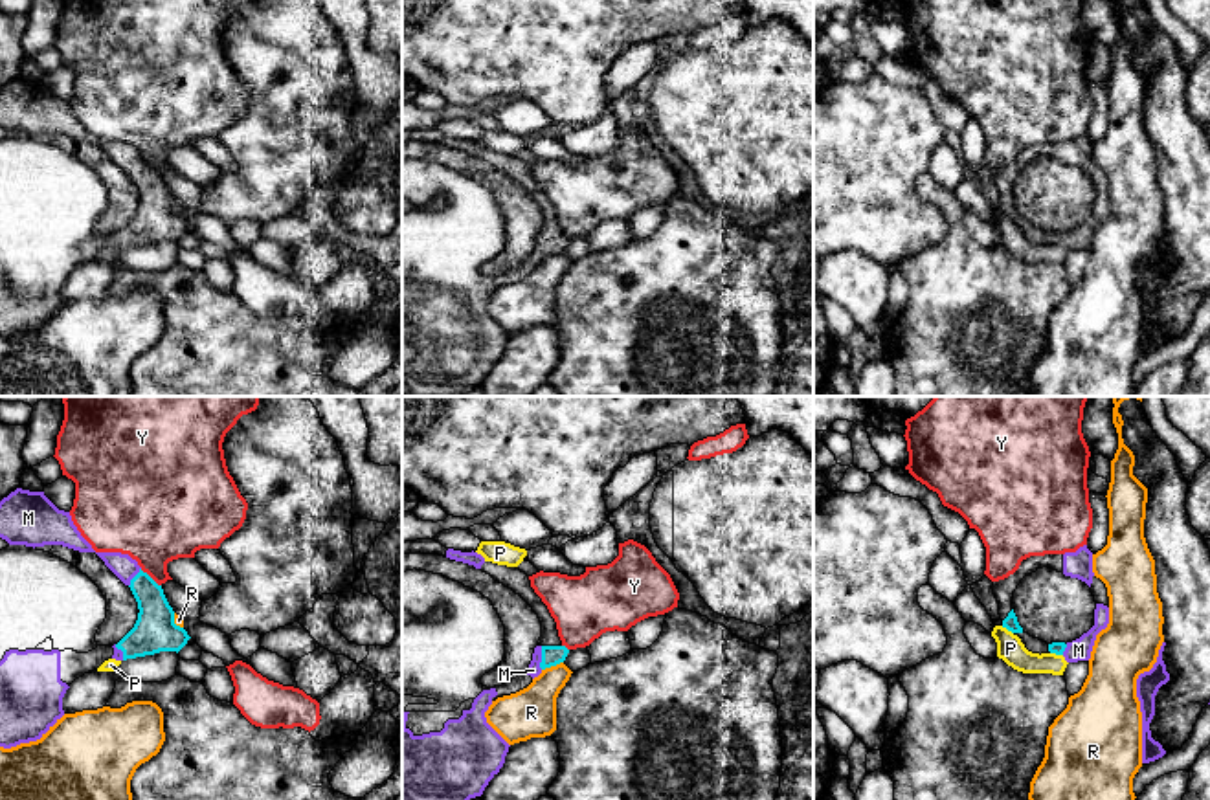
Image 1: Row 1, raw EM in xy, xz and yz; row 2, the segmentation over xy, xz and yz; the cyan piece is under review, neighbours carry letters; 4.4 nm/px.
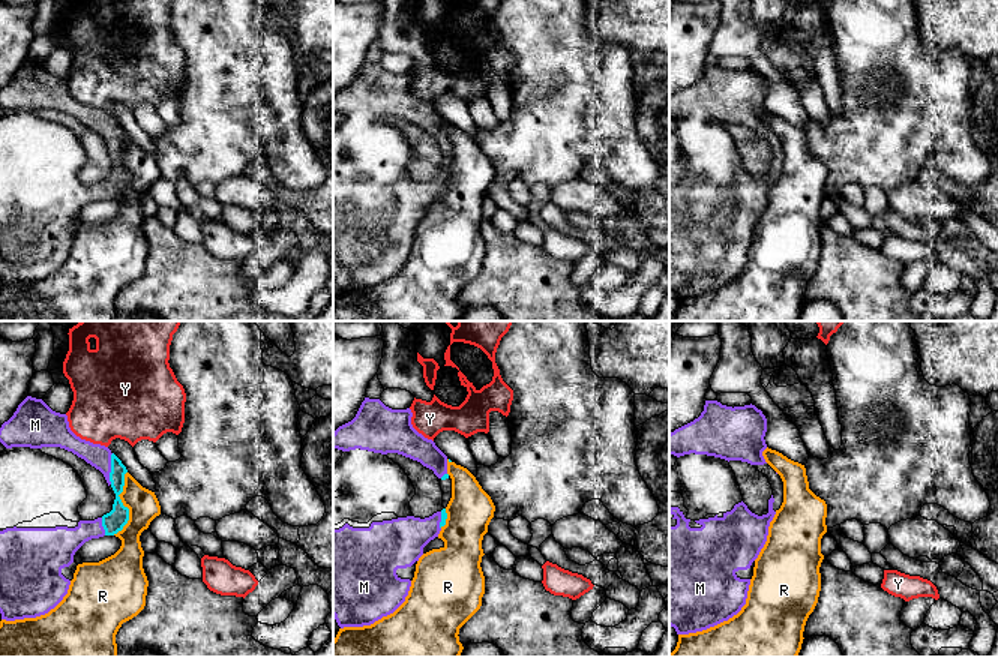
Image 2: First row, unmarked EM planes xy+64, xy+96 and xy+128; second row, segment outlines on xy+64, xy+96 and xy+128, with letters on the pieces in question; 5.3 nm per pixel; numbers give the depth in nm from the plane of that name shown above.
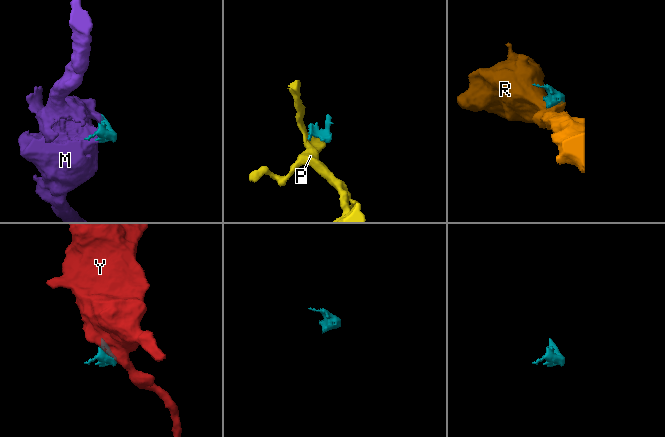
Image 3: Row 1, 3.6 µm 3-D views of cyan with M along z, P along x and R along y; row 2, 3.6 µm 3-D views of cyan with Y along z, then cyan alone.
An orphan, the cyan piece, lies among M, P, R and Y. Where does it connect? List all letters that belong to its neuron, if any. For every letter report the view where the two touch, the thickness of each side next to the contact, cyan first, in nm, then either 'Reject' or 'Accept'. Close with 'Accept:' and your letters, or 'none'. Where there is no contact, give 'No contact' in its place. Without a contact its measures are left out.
M: Touches cyan in xz. Thickness 90 nm (cyan) against 60 nm. Accept
P: Touches cyan in yz. Thickness 70 nm (cyan) against 120 nm. Reject
R: Touches cyan in xz. Thickness 90 nm (cyan) against 220 nm. Reject
Y: Touches cyan in xy. Thickness 190 nm (cyan) against 380 nm. Reject
Accept: M

